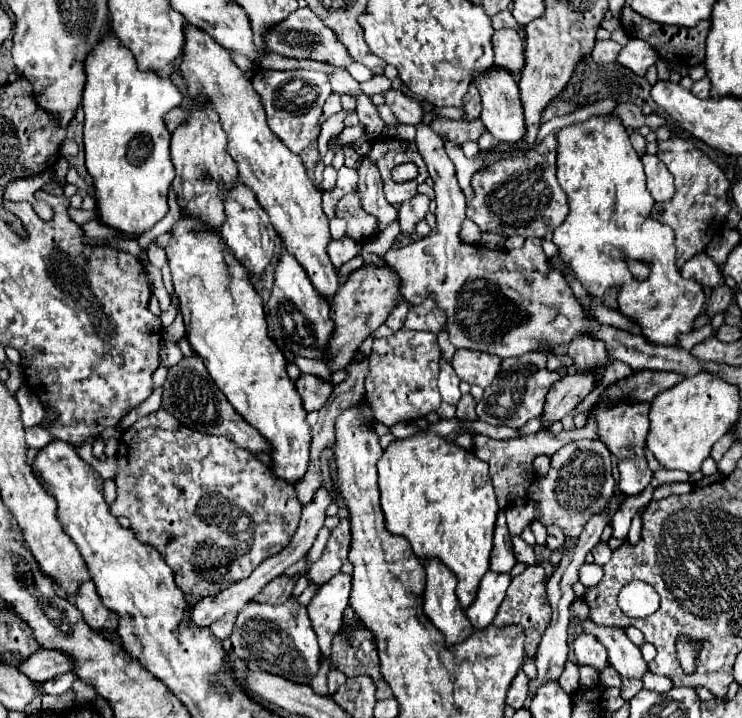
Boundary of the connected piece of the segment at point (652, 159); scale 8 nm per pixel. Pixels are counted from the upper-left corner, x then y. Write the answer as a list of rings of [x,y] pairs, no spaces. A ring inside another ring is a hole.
[[[642,156],[642,164],[644,164],[644,172],[646,172],[646,188],[652,194],[652,198],[656,202],[666,202],[674,196],[676,186],[674,186],[674,178],[668,172],[668,168],[658,160],[658,156]]]

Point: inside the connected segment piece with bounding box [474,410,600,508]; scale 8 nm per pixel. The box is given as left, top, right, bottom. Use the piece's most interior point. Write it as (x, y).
(510, 461)

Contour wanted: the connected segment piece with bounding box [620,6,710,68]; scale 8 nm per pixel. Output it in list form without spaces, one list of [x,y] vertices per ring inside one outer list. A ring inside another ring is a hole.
[[[624,6],[622,14],[620,14],[620,24],[626,30],[626,34],[630,38],[640,38],[644,42],[648,42],[658,56],[668,62],[668,64],[676,64],[676,66],[696,66],[704,62],[704,42],[710,30],[710,22],[700,22],[696,28],[678,28],[678,26],[666,26],[666,24],[658,24],[652,20],[646,20],[642,16],[638,16],[632,8]]]

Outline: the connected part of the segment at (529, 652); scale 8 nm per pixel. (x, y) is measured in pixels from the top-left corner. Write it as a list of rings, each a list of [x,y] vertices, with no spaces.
[[[530,566],[526,568],[520,576],[516,576],[510,584],[510,588],[506,590],[506,600],[502,602],[496,618],[494,618],[494,626],[520,626],[526,634],[526,658],[534,658],[538,644],[540,644],[540,636],[546,630],[546,624],[550,624],[550,616],[552,616],[552,608],[546,596],[546,572],[544,568],[538,566]]]

